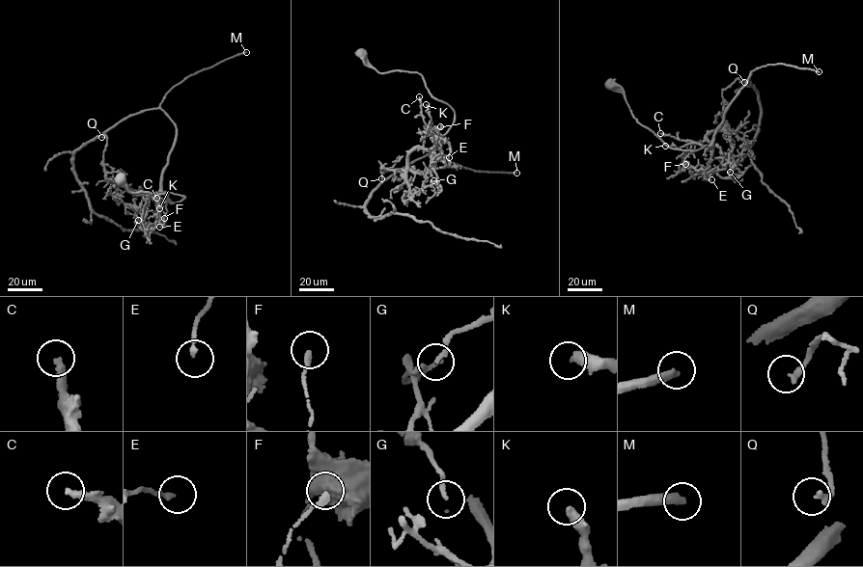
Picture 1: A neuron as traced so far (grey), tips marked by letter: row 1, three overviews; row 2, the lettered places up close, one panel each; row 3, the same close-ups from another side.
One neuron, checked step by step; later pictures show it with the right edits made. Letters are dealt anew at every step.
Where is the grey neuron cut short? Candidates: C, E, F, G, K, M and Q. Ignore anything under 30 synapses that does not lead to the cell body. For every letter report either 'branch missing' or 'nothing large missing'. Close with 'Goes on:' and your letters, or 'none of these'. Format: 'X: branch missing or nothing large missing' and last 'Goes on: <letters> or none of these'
C: nothing large missing
E: nothing large missing
F: nothing large missing
G: nothing large missing
K: nothing large missing
M: branch missing
Q: nothing large missing
Goes on: M

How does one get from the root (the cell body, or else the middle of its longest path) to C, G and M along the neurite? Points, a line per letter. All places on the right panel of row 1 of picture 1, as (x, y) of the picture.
C: (611, 84), (623, 93), (639, 123), (667, 146), (695, 150), (709, 147), (660, 133)
G: (611, 84), (639, 123), (670, 148), (709, 147), (706, 137), (713, 131), (741, 138), (743, 149), (730, 172)
M: (611, 84), (623, 93), (639, 123), (667, 146), (695, 150), (711, 143), (751, 71), (781, 64), (819, 71)

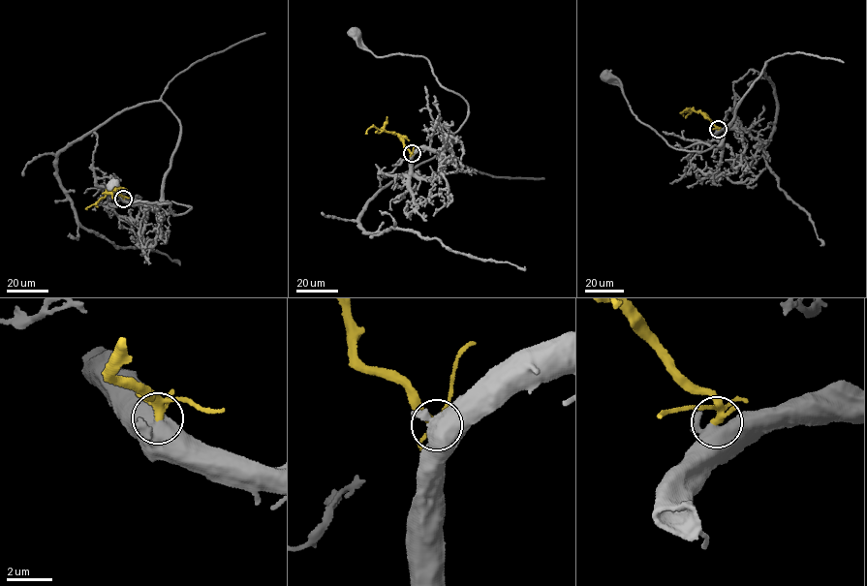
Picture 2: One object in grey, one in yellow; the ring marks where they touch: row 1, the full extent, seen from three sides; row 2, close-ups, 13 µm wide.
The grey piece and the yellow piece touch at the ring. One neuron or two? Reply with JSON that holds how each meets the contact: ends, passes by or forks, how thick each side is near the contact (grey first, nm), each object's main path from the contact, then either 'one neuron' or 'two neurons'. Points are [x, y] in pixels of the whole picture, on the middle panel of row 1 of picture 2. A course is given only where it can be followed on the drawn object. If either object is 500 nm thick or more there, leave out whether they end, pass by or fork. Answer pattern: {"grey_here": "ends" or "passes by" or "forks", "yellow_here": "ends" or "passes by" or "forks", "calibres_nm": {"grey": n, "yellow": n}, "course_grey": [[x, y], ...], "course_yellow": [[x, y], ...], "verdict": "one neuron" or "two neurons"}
{"calibres_nm": {"grey": 650, "yellow": 240}, "course_grey": [[411, 153], [445, 148], [466, 119], [468, 103], [446, 89], [424, 57], [375, 56], [359, 46], [355, 33]], "course_yellow": [[412, 153], [397, 134], [373, 126], [365, 134]], "verdict": "one neuron"}

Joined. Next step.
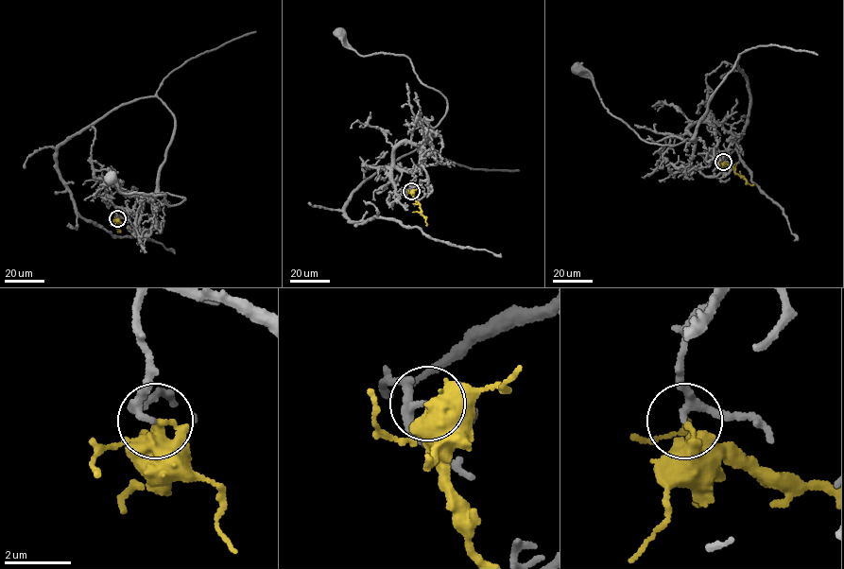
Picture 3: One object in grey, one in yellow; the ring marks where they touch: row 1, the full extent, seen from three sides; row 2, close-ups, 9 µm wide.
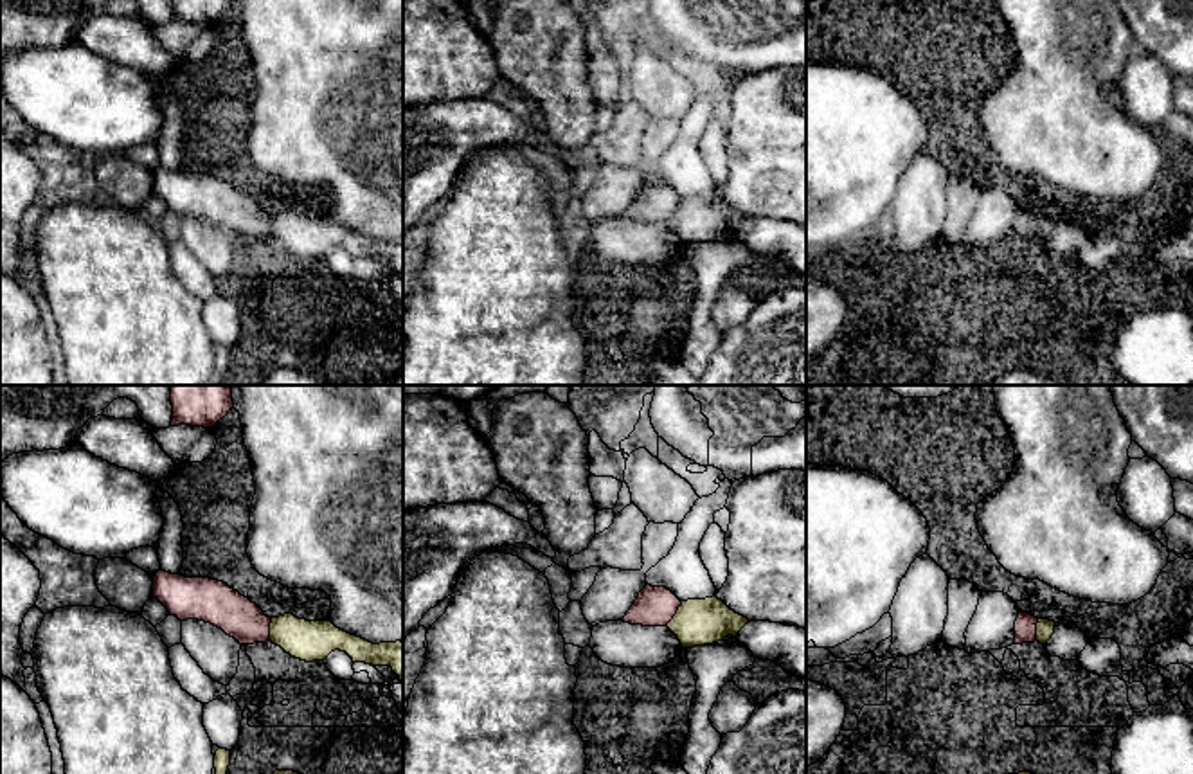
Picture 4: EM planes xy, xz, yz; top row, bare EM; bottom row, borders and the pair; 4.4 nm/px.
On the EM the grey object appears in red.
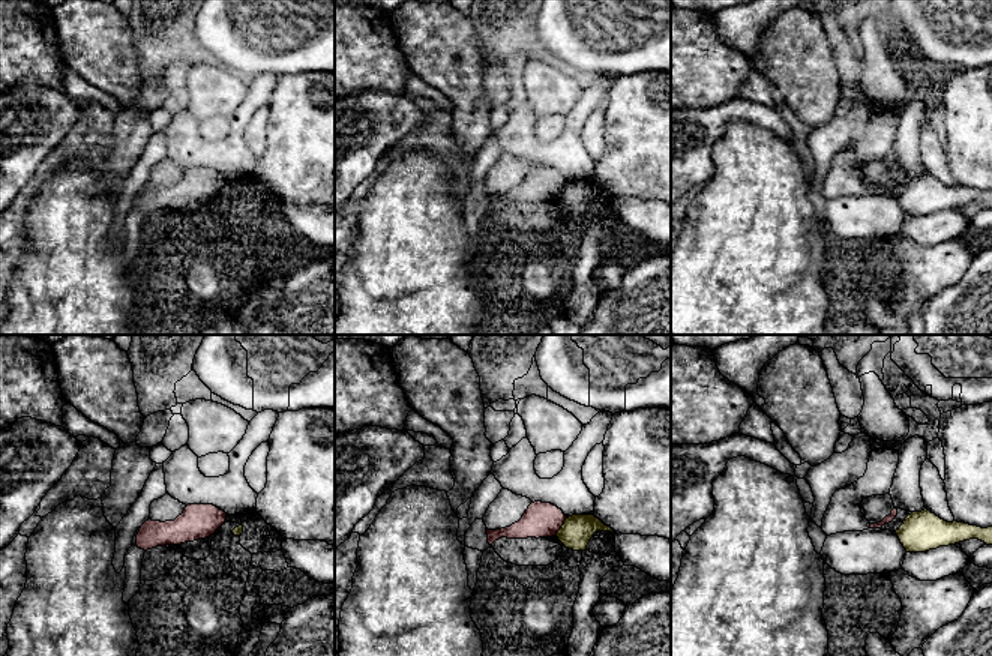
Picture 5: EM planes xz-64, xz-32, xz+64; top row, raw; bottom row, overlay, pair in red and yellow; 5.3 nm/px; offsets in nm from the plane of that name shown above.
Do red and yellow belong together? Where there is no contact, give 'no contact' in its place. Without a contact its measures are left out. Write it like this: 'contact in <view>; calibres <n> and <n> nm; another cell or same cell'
contact in xy; calibres 190 and 180 nm; another cell

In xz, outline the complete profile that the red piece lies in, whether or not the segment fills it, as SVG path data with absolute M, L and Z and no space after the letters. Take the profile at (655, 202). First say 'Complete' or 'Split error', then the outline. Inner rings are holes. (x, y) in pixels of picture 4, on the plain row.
Complete. M646 182L621 218L642 223L666 223L680 202L682 198L669 185Z

